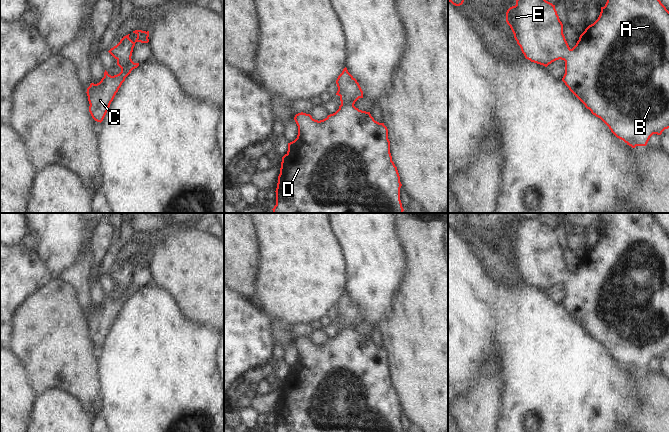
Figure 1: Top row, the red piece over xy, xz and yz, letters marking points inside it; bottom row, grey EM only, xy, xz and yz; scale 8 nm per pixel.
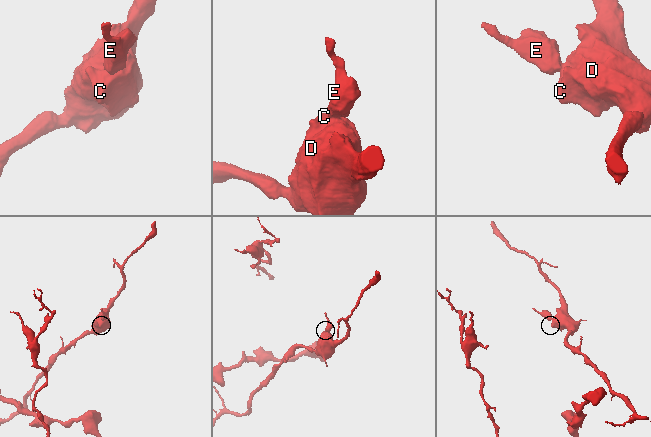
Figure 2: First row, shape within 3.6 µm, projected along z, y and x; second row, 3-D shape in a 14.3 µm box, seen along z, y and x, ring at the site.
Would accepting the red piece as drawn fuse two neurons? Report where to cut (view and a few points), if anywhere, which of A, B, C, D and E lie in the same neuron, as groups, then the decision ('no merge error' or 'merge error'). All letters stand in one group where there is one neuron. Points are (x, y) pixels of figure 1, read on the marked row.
cut none; groups A B C D E; no merge error

